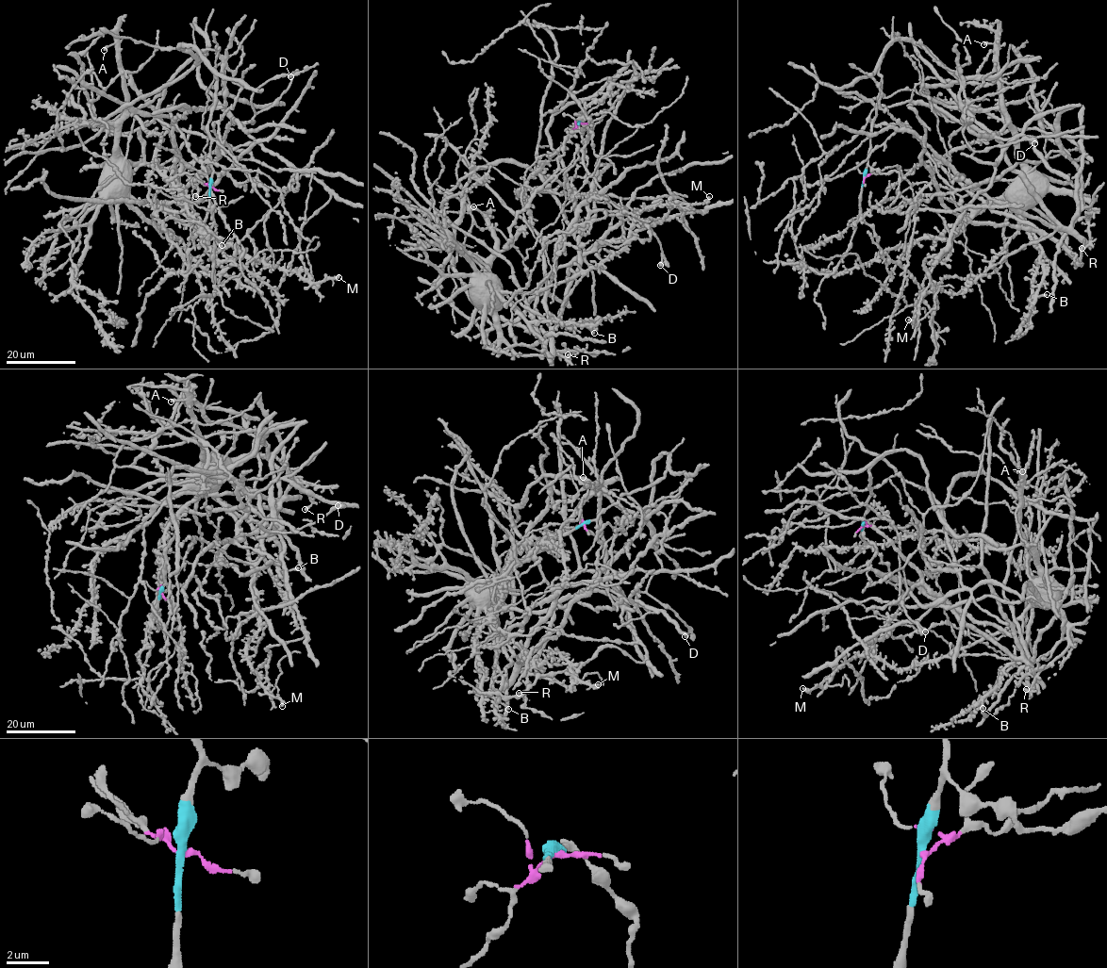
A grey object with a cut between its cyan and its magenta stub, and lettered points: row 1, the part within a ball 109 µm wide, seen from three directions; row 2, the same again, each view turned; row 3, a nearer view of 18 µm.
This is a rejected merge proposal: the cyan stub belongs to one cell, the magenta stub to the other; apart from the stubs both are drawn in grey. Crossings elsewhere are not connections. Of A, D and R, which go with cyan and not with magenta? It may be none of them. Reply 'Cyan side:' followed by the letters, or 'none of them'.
Cyan side: D

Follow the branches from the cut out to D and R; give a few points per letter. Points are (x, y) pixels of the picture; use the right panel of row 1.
D: (864, 177), (870, 134), (825, 178), (905, 125), (951, 188), (990, 181), (1076, 106), (972, 155), (1034, 143)
R: (864, 177), (898, 165), (914, 198), (950, 153), (1006, 124), (1018, 155), (1049, 188), (1090, 205), (1081, 249)

